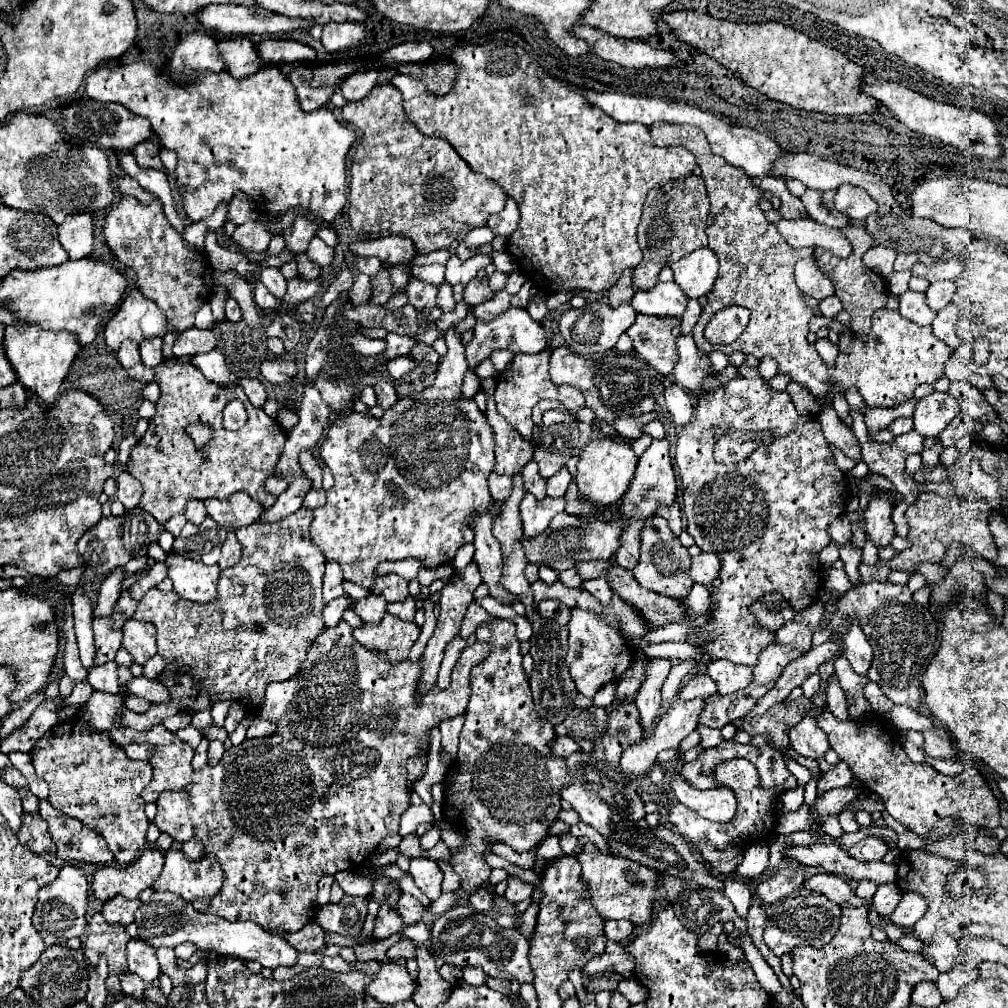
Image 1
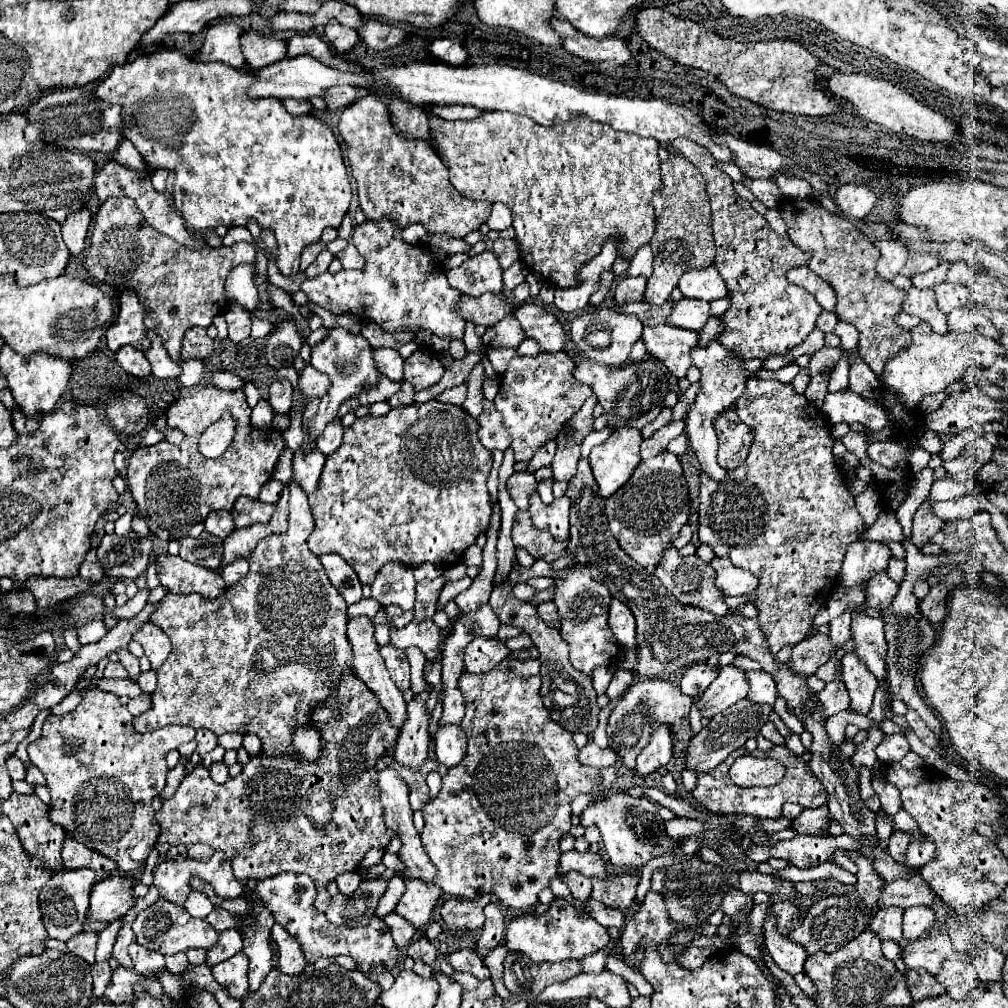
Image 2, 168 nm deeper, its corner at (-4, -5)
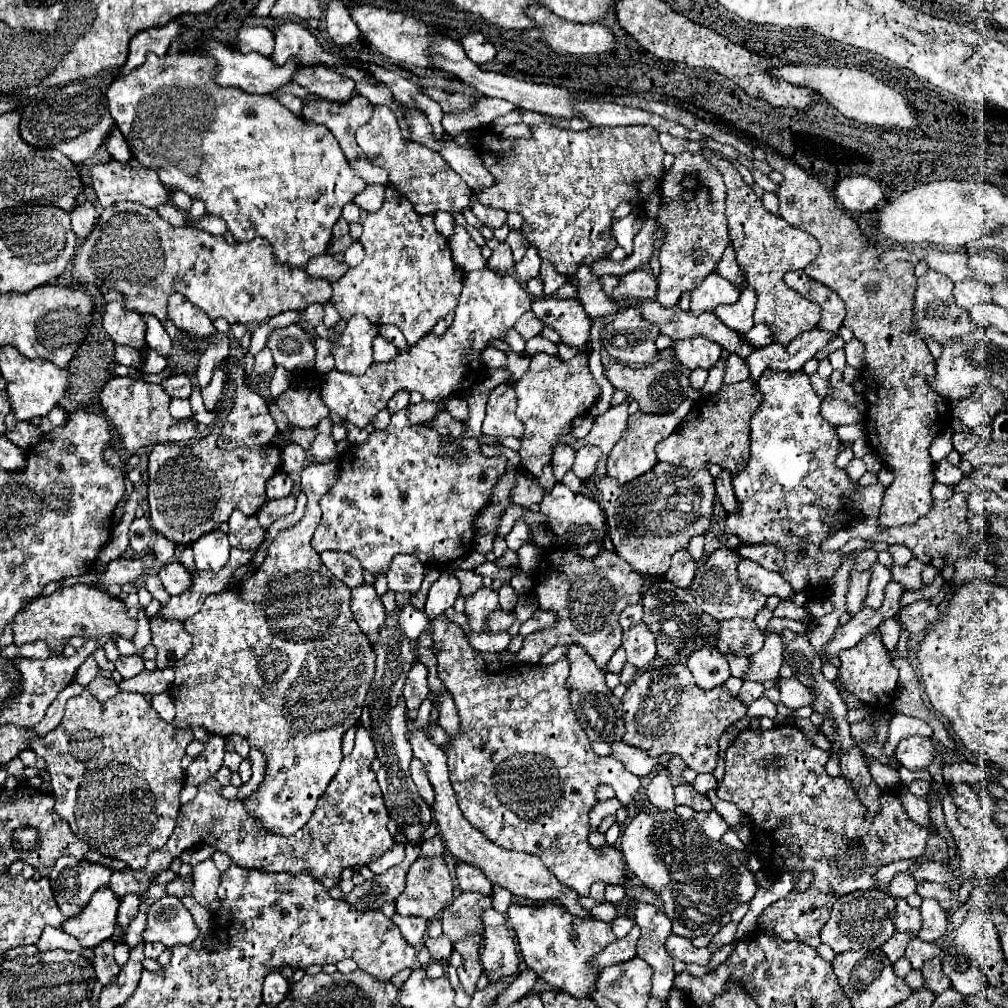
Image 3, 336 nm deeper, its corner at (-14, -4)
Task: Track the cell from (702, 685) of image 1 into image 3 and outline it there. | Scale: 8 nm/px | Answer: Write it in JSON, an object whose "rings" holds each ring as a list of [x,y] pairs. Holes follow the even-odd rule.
{"rings":[[[700,648],[688,658],[688,668],[698,682],[698,688],[710,690],[714,686],[722,686],[730,678],[728,662],[716,648]]]}

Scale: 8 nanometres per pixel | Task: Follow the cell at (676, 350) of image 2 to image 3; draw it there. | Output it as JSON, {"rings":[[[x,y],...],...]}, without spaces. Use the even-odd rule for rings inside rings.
{"rings":[[[702,336],[672,342],[672,350],[674,350],[674,356],[690,370],[712,368],[718,362],[720,352],[722,352],[722,348],[718,344],[714,344]]]}

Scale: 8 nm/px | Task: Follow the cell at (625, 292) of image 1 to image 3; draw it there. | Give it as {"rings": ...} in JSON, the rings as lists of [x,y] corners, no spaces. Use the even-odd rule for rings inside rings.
{"rings":[[[638,268],[634,272],[628,272],[620,278],[620,284],[614,288],[614,298],[638,298],[638,300],[654,300],[656,298],[656,278],[644,270]]]}

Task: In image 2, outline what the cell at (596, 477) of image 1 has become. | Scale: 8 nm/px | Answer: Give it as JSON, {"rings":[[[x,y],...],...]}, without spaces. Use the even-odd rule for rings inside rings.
{"rings":[[[618,427],[590,453],[590,465],[602,497],[616,493],[640,463],[640,429]]]}

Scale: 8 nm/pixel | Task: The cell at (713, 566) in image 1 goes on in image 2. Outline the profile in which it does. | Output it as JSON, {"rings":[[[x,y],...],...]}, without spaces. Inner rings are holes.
{"rings":[[[716,557],[712,561],[712,567],[716,569],[716,585],[724,591],[724,595],[748,595],[756,591],[760,577],[752,575],[746,569],[734,567],[728,557]]]}

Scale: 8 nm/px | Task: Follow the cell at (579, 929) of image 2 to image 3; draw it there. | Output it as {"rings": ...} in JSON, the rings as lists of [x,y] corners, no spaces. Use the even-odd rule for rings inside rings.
{"rings":[[[562,904],[544,906],[518,906],[508,908],[508,924],[514,928],[522,960],[544,978],[552,988],[564,990],[572,996],[590,996],[598,970],[588,968],[588,958],[604,950],[608,944],[616,942],[610,924],[592,918],[578,918],[570,914]]]}

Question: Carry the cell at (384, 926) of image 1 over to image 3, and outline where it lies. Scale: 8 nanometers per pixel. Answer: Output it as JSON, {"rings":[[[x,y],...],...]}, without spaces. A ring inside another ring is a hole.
{"rings":[[[394,914],[392,922],[400,928],[402,936],[408,940],[408,944],[412,944],[412,946],[422,944],[422,940],[426,936],[426,928],[428,928],[428,922],[424,918],[406,918],[406,916]]]}

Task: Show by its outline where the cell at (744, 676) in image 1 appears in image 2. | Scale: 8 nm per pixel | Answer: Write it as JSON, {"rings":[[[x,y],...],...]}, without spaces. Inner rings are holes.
{"rings":[[[748,671],[748,681],[750,681],[748,699],[756,701],[756,703],[774,705],[776,697],[778,697],[778,689],[776,689],[776,683],[774,683],[770,673],[766,673],[766,671]]]}

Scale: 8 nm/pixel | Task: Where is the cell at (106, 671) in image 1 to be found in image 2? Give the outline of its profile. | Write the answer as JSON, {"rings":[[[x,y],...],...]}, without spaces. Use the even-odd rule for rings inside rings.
{"rings":[[[108,663],[104,669],[104,677],[108,679],[124,679],[128,677],[128,671],[120,663]]]}

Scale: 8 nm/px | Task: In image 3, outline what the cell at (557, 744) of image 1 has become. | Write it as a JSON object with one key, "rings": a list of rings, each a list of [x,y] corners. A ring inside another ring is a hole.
{"rings":[[[612,742],[612,758],[622,760],[626,770],[630,770],[636,776],[650,774],[658,764],[656,758],[650,758],[646,752],[638,750],[634,746],[628,746],[624,742]]]}

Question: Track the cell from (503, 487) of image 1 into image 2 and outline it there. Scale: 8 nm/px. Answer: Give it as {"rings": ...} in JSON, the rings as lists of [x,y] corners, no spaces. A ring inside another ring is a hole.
{"rings":[[[530,471],[514,473],[514,475],[508,479],[508,489],[510,489],[510,495],[512,495],[516,507],[518,507],[518,509],[528,509],[528,499],[530,499],[530,495],[536,491],[534,473],[530,473]]]}

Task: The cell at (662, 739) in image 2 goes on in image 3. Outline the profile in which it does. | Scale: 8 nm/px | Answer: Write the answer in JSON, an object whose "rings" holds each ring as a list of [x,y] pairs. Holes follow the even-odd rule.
{"rings":[[[664,752],[658,756],[658,768],[654,770],[650,784],[646,786],[646,796],[650,800],[652,806],[656,806],[658,810],[674,810],[674,788],[670,784],[668,778],[668,762],[670,762],[672,754]]]}

